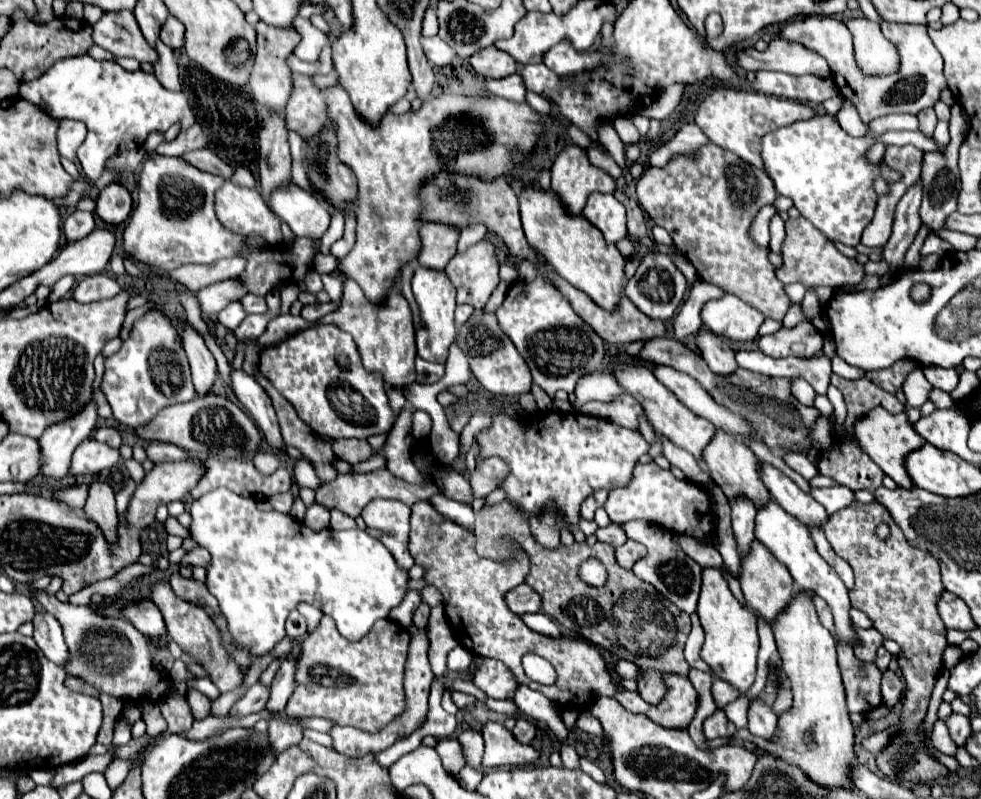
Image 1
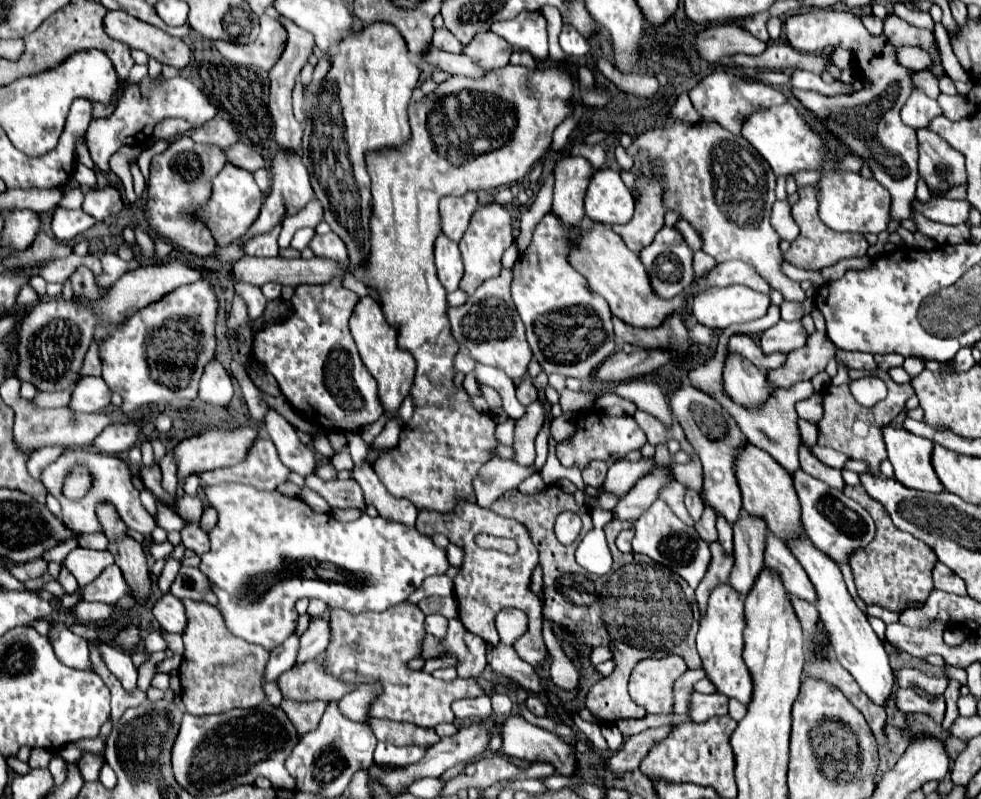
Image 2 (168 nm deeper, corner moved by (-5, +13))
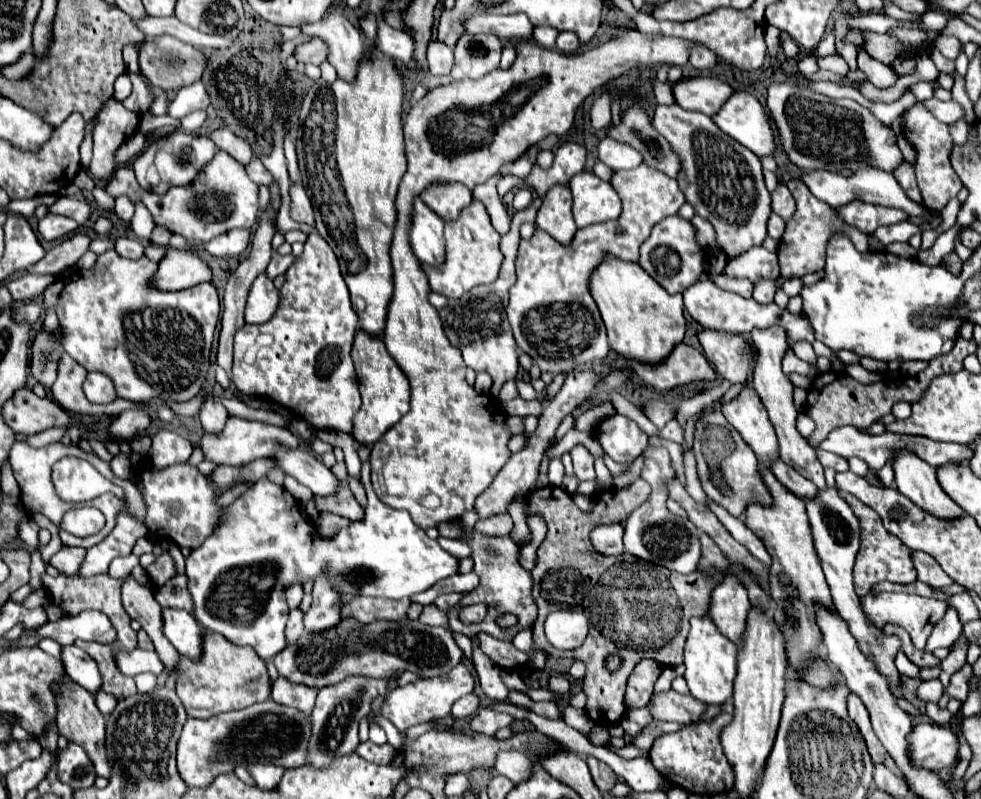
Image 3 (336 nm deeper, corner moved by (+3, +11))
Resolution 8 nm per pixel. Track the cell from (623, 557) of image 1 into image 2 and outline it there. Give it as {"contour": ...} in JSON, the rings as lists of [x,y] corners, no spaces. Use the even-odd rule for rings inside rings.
{"contour":[[[625,529],[617,537],[617,547],[623,553],[631,553],[631,539],[633,539],[633,529]]]}

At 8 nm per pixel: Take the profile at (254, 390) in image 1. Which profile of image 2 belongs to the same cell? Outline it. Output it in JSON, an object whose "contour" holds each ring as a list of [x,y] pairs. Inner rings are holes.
{"contour":[[[275,409],[265,413],[265,431],[269,439],[275,443],[281,461],[301,477],[315,471],[315,457],[313,451],[303,445],[295,433],[295,427]]]}

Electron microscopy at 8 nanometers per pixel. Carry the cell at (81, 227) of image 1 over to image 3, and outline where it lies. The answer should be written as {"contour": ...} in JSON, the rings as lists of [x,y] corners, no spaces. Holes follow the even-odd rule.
{"contour":[[[47,215],[45,219],[39,221],[39,235],[47,241],[55,241],[65,237],[67,233],[75,231],[79,227],[77,221],[69,219],[69,217],[61,217],[61,215]]]}

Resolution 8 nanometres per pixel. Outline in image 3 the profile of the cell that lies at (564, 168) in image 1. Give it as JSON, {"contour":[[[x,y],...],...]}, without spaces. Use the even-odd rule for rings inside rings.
{"contour":[[[557,185],[543,197],[543,205],[535,217],[535,225],[563,245],[569,245],[577,231],[571,213],[571,203],[573,201],[571,201],[569,187]]]}

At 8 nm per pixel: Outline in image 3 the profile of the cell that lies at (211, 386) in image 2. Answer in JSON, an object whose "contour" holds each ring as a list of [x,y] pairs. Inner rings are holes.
{"contour":[[[209,397],[205,401],[205,405],[201,407],[199,417],[201,417],[203,431],[207,435],[219,435],[223,431],[223,427],[225,427],[225,421],[229,419],[229,413],[227,413],[227,409],[219,401]]]}

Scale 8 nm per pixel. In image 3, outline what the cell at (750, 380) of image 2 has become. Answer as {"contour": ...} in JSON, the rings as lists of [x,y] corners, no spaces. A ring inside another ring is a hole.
{"contour":[[[747,383],[731,403],[723,403],[721,411],[725,419],[739,431],[743,441],[753,449],[759,465],[771,469],[771,463],[779,459],[777,437],[755,389]]]}

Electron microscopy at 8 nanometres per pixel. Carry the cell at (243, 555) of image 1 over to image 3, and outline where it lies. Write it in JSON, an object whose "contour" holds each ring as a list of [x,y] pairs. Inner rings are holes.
{"contour":[[[367,461],[361,469],[361,481],[369,500],[365,507],[365,519],[341,529],[335,539],[317,535],[311,521],[301,515],[299,501],[283,485],[275,485],[269,479],[259,479],[247,493],[243,493],[233,505],[225,509],[225,515],[215,533],[185,559],[187,587],[193,599],[193,617],[197,623],[207,631],[223,635],[235,645],[249,645],[261,659],[269,659],[285,649],[285,623],[289,613],[285,603],[285,589],[289,583],[305,583],[307,579],[315,581],[317,575],[325,573],[333,587],[347,597],[369,595],[403,599],[459,573],[459,559],[445,551],[435,539],[429,539],[425,531],[413,523],[407,511],[387,507],[377,499],[370,476],[371,466]]]}

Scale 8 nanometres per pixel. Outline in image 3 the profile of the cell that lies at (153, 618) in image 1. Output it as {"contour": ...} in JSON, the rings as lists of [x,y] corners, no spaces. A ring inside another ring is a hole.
{"contour":[[[163,609],[163,631],[165,637],[173,643],[173,647],[189,657],[189,659],[199,659],[203,651],[203,631],[199,629],[197,621],[193,619],[191,613],[187,611],[177,611],[177,609]]]}

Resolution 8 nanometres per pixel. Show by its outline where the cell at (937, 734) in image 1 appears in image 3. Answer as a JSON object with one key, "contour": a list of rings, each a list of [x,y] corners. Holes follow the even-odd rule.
{"contour":[[[931,679],[931,681],[923,681],[921,683],[921,687],[919,687],[919,697],[923,699],[923,701],[939,701],[941,699],[941,695],[943,695],[943,685],[941,685],[941,681],[939,679]]]}

